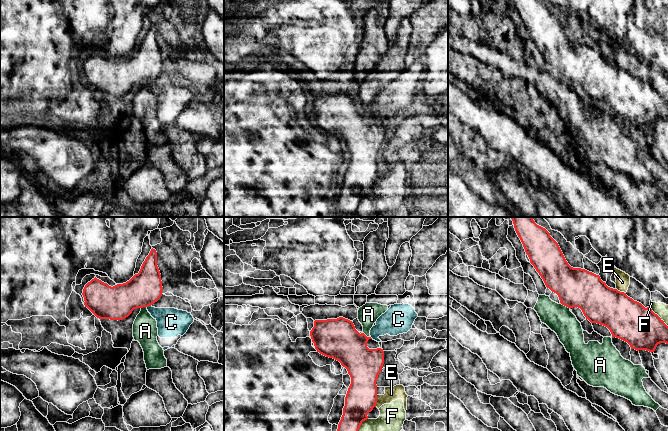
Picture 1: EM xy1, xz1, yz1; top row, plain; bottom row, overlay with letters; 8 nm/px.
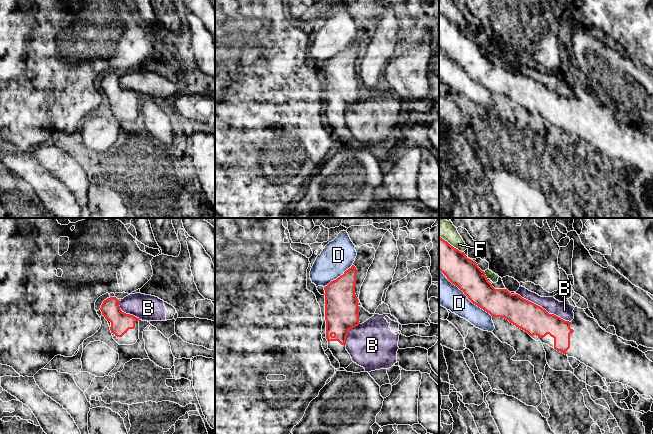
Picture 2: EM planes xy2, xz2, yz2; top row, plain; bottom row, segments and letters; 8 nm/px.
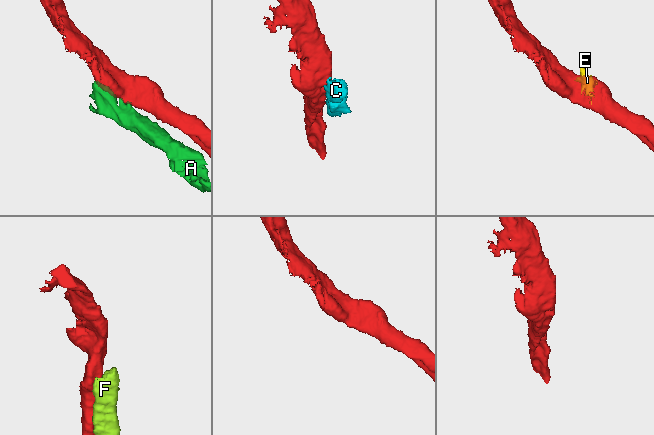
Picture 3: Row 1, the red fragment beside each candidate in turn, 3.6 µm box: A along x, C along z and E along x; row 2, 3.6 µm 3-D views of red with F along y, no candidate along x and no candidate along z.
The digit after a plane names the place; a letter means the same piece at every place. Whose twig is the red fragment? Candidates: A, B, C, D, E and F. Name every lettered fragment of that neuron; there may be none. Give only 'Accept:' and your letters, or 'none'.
Accept: none

